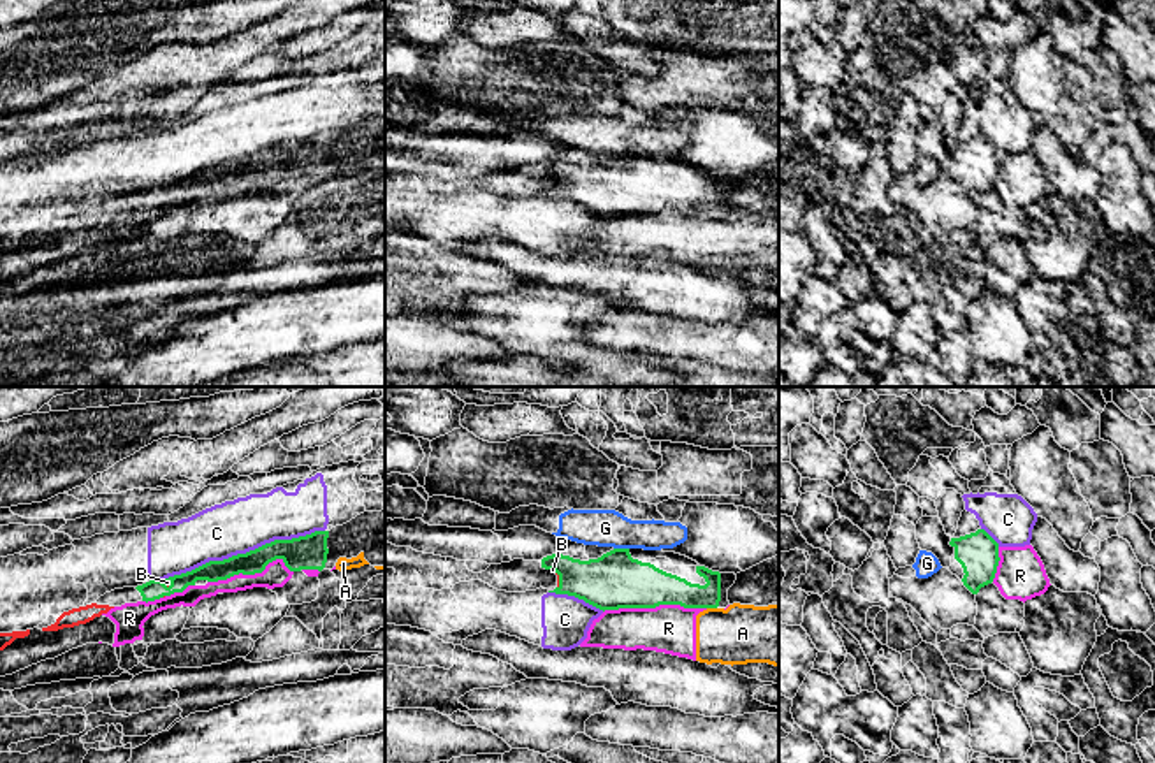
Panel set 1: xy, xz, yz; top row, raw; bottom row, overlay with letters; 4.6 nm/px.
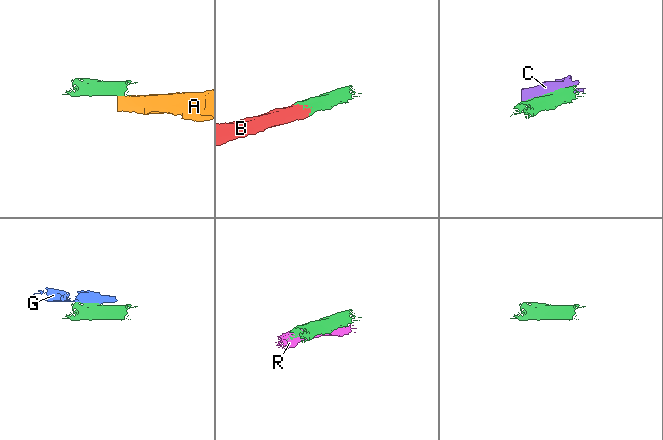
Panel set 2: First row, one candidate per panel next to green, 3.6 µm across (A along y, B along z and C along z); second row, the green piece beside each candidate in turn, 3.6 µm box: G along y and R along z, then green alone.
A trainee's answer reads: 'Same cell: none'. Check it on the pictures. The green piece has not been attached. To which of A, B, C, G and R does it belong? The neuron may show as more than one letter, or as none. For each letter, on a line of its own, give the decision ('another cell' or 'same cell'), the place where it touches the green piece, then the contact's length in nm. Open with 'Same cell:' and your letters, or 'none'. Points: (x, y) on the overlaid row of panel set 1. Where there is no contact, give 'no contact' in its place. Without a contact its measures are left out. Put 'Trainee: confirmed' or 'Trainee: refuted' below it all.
Same cell: B
A: another cell; contact xz (712, 607); length 50 nm
B: same cell; contact xz (559, 579); length 100 nm
C: another cell; contact xy (238, 554); length 850 nm
G: another cell; contact xz (621, 549); length 70 nm
R: another cell; contact xz (654, 607); length 480 nm
Trainee: refuted

